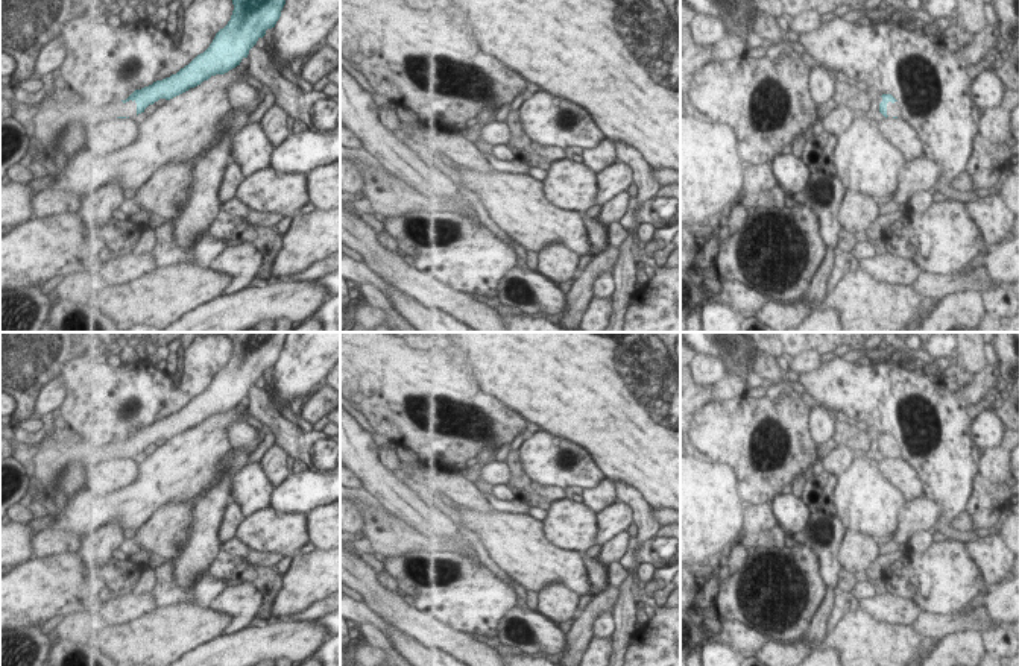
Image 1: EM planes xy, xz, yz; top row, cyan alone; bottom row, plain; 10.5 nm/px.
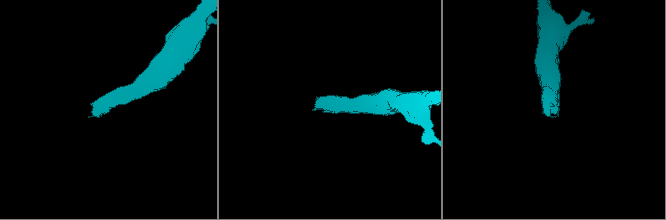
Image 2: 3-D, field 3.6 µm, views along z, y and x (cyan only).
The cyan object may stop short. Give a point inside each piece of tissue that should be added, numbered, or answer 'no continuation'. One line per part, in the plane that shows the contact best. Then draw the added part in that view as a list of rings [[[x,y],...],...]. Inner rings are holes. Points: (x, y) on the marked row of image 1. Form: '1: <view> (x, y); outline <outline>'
1: xy (50, 119); outline [[[71,97],[65,103],[41,103],[33,115],[36,147],[39,147],[49,158],[53,159],[58,170],[64,168],[68,158],[58,149],[56,140],[62,130],[73,123],[99,124],[117,117],[137,117],[137,103],[129,100],[126,103],[115,102],[105,106],[85,105]]]

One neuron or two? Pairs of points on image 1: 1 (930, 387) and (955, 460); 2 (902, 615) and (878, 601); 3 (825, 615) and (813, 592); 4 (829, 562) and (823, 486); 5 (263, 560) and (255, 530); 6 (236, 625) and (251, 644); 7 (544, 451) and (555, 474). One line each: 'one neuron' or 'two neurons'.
1: one neuron
2: one neuron
3: two neurons
4: one neuron
5: two neurons
6: two neurons
7: one neuron

